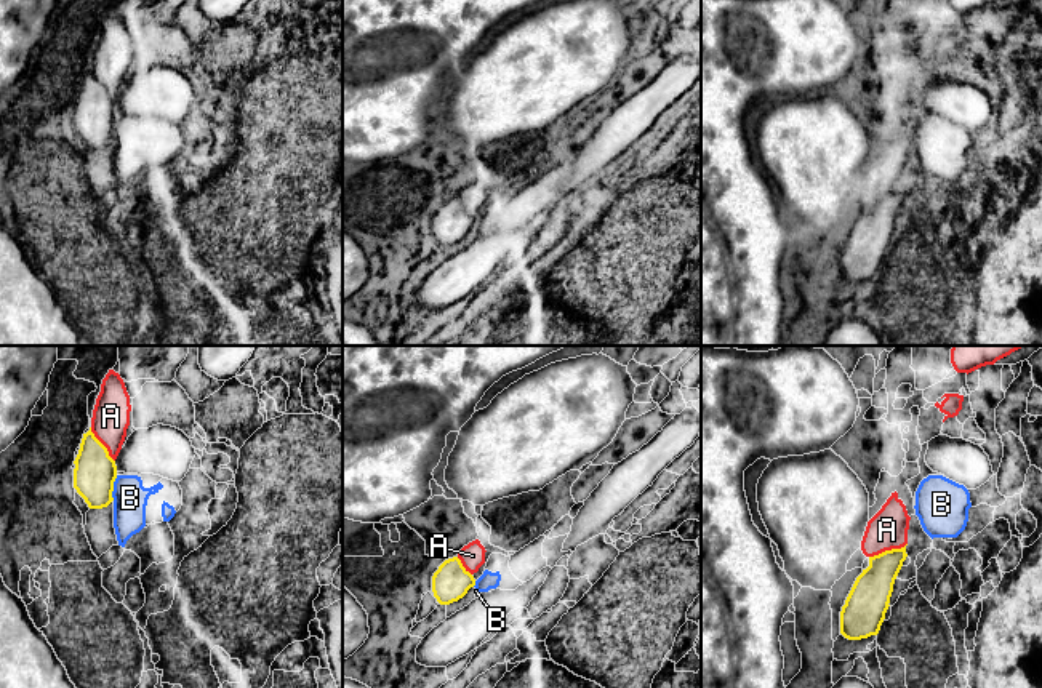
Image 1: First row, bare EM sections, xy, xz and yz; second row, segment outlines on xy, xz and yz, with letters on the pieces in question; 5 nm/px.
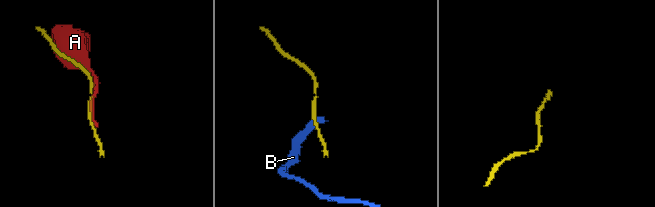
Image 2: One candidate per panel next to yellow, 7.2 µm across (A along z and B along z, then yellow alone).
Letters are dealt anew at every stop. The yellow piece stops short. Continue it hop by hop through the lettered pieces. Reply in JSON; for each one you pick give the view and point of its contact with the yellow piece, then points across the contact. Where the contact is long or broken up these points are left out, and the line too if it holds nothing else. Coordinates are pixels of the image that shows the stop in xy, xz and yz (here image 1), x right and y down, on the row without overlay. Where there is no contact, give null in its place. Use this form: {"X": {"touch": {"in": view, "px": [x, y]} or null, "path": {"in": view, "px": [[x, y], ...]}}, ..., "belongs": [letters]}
{"belongs": []}

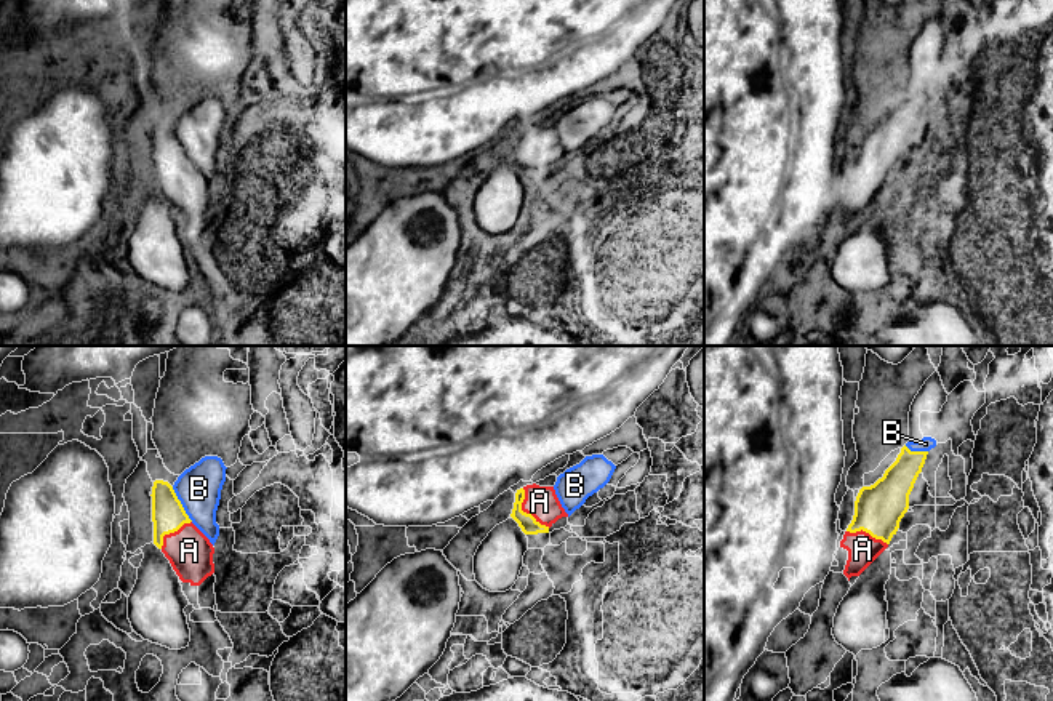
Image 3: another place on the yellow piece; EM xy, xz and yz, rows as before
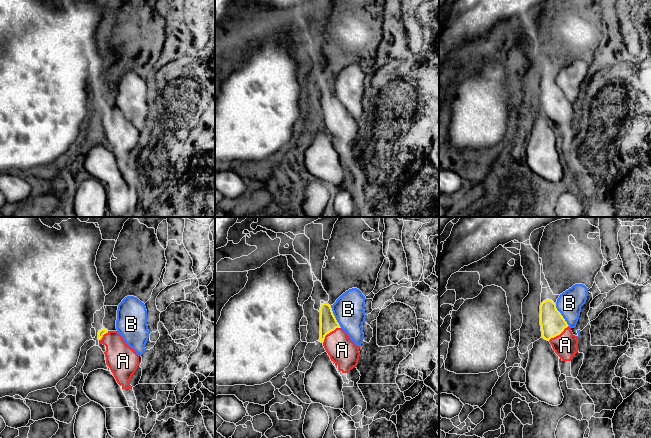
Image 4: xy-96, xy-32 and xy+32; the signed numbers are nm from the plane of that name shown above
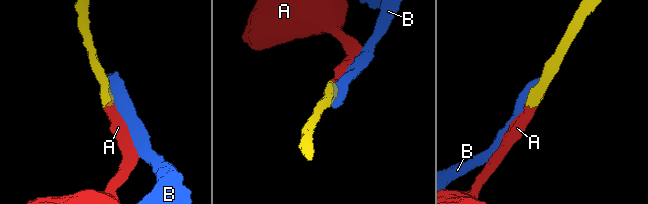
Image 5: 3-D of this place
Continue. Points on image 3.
{"A": {"touch": {"in": "xz", "px": [525, 154]}, "path": {"in": "xz", "px": [[527, 164], [525, 154], [540, 143]]}}, "belongs": ["A"]}

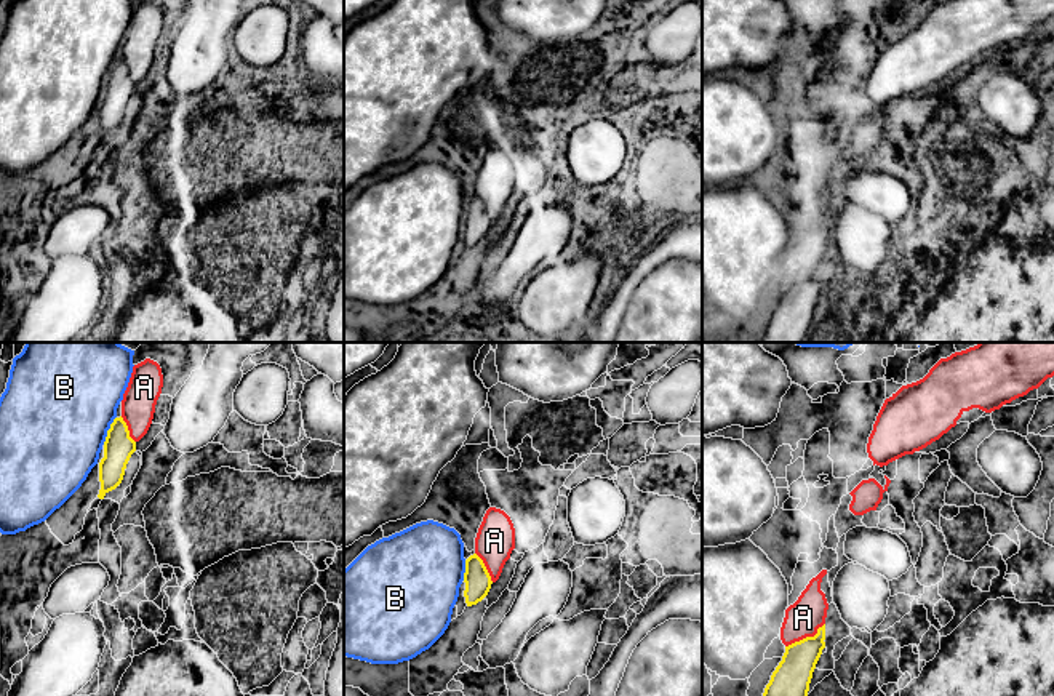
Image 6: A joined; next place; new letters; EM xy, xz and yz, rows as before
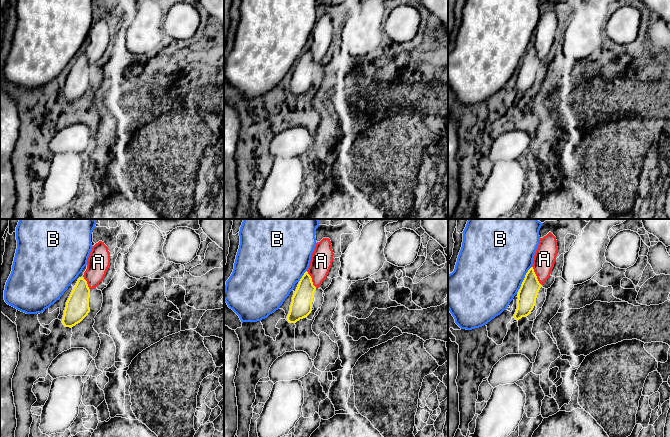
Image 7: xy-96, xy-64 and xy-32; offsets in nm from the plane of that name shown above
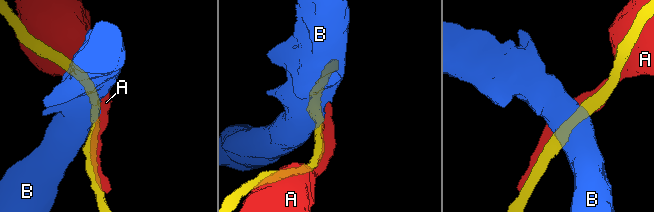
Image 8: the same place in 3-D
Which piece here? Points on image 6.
{"belongs": []}

